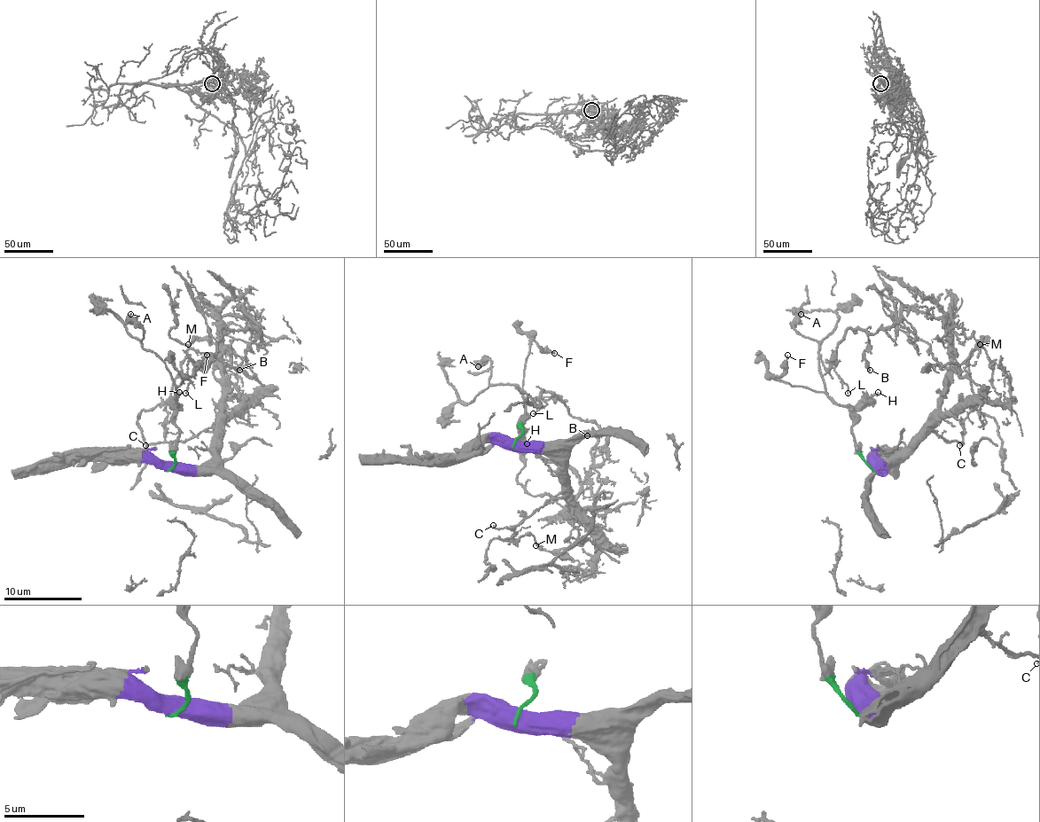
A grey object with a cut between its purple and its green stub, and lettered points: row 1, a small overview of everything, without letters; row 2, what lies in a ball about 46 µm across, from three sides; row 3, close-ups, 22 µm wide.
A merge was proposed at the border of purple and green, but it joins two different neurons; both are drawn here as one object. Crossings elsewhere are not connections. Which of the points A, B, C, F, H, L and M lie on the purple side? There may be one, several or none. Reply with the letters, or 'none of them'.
B, C, L, M

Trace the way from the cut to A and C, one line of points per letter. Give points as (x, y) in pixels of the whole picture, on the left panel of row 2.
A: (167, 469), (175, 462), (178, 430), (175, 413), (176, 387), (165, 364), (143, 345), (141, 329), (129, 314)
C: (167, 469), (203, 467), (213, 457), (215, 433), (203, 430), (184, 440), (145, 446)

